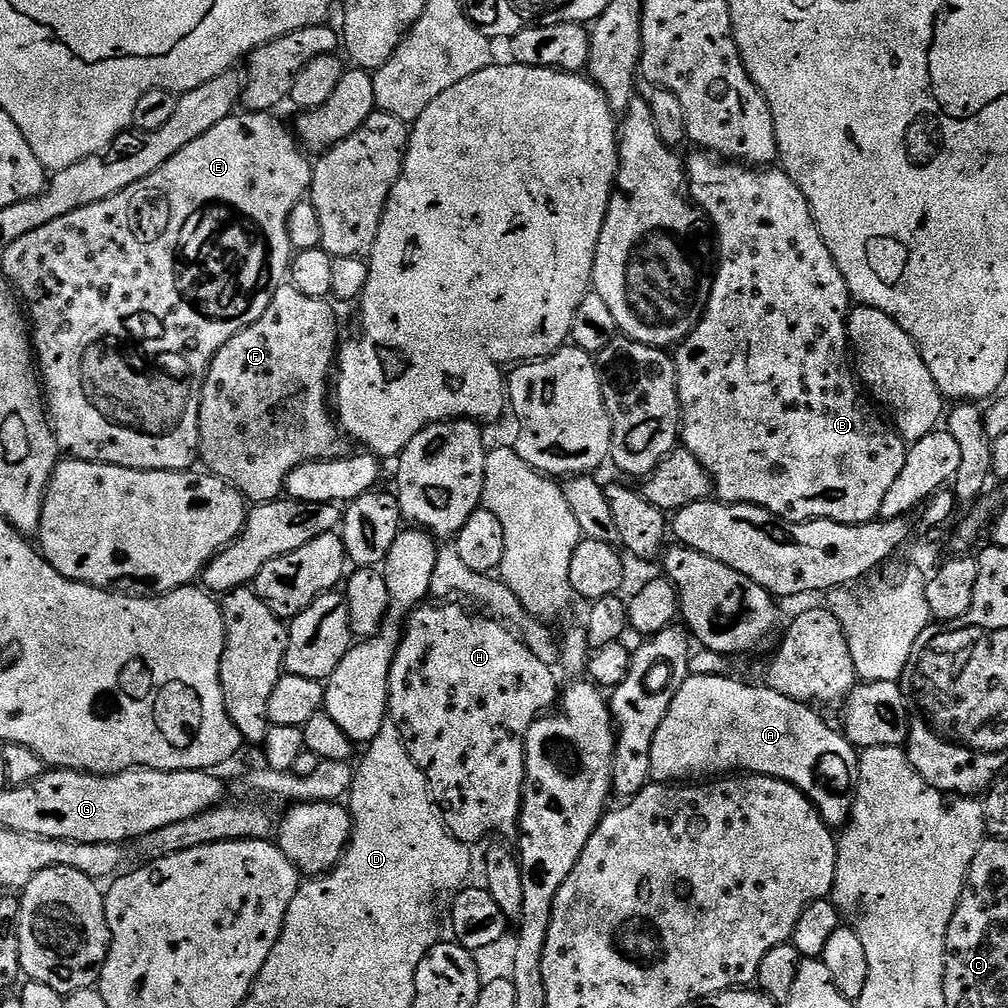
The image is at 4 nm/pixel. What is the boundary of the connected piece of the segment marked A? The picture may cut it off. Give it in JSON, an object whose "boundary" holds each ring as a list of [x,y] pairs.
{"boundary":[[[689,675],[674,702],[670,702],[670,710],[666,718],[662,718],[658,734],[654,734],[654,746],[650,746],[651,779],[658,784],[676,784],[716,778],[721,774],[773,776],[803,792],[829,828],[843,829],[852,814],[852,803],[856,801],[860,752],[839,727],[831,728],[815,710],[807,703],[792,700],[765,686],[755,688],[752,684],[743,684],[740,678]]]}

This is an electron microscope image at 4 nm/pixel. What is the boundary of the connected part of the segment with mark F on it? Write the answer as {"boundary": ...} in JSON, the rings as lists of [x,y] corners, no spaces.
{"boundary":[[[286,282],[276,291],[270,306],[266,306],[266,314],[262,314],[262,318],[258,318],[258,322],[254,322],[246,330],[234,334],[234,338],[230,338],[230,342],[226,342],[222,350],[218,350],[206,374],[206,382],[200,395],[200,456],[202,464],[204,460],[203,467],[211,475],[222,478],[228,484],[233,484],[244,495],[245,501],[253,505],[267,504],[270,500],[281,499],[288,475],[296,467],[310,463],[312,460],[330,460],[339,457],[345,451],[341,429],[330,411],[330,377],[333,375],[334,365],[338,360],[336,312],[330,305],[328,300],[310,298],[302,294],[302,290],[298,290],[291,282]]]}

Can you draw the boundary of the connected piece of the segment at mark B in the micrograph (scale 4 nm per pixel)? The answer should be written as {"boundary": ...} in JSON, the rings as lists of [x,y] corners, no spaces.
{"boundary":[[[696,150],[693,153],[693,156],[686,160],[686,191],[691,203],[704,213],[714,229],[714,236],[718,241],[718,263],[711,277],[712,293],[708,295],[704,319],[698,322],[696,329],[685,340],[680,341],[674,352],[683,447],[687,448],[690,454],[694,454],[694,458],[698,458],[698,462],[708,471],[708,475],[712,478],[715,495],[723,503],[753,504],[780,517],[781,520],[794,524],[803,524],[806,520],[865,524],[875,520],[880,516],[882,502],[886,502],[886,494],[889,493],[890,486],[894,486],[898,474],[902,474],[902,466],[906,466],[908,450],[904,437],[896,431],[895,427],[871,403],[868,405],[856,393],[858,380],[850,367],[848,342],[850,311],[848,287],[830,250],[826,250],[826,242],[816,228],[816,220],[812,216],[808,199],[802,194],[799,186],[789,178],[787,172],[779,167],[763,168],[749,166],[743,162],[729,162],[727,159],[703,150]]]}

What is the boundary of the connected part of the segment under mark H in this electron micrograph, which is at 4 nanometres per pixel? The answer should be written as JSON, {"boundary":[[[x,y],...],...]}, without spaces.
{"boundary":[[[424,602],[410,612],[407,623],[403,627],[403,636],[397,648],[396,657],[389,674],[388,688],[388,716],[402,730],[402,742],[406,742],[406,750],[410,758],[426,774],[428,791],[431,792],[433,801],[444,818],[444,825],[463,844],[476,846],[479,840],[501,832],[508,836],[517,831],[520,822],[520,807],[524,801],[524,747],[530,726],[541,714],[547,713],[558,700],[558,681],[552,673],[552,666],[545,664],[536,654],[532,653],[520,637],[507,624],[501,623],[491,615],[475,616],[467,612],[456,602]]]}

